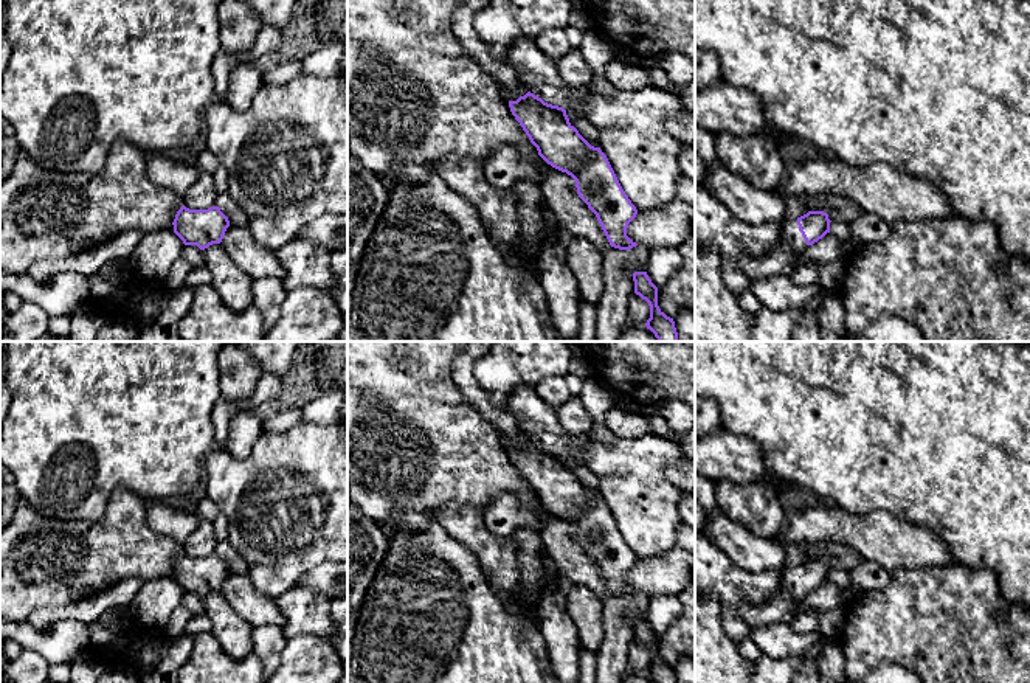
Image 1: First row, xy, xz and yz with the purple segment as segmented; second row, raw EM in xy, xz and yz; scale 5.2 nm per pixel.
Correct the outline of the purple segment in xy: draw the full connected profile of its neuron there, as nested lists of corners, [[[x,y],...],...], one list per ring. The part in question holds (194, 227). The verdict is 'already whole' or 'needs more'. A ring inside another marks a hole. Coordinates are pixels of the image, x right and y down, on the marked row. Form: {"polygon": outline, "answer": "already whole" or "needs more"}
{"polygon": [[[183,205],[177,211],[172,225],[174,233],[185,245],[197,245],[205,250],[213,244],[222,242],[230,220],[219,206],[189,210]]], "answer": "already whole"}

